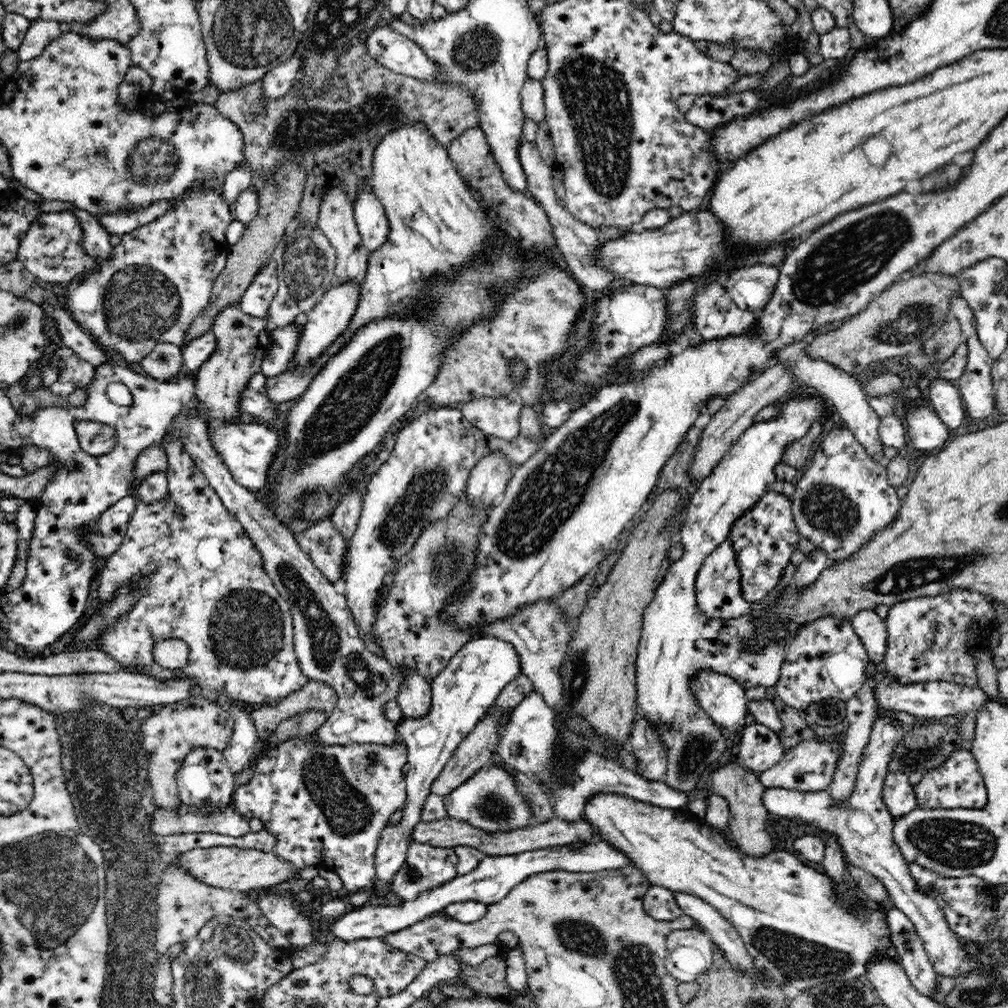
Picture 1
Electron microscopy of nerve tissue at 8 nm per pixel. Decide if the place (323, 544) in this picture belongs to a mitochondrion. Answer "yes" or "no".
yes

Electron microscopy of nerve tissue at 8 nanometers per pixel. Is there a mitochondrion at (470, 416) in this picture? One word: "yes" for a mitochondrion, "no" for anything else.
no

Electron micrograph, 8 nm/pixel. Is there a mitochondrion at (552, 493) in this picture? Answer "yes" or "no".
yes

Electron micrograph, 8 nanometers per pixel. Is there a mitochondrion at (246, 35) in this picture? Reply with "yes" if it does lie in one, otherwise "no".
yes

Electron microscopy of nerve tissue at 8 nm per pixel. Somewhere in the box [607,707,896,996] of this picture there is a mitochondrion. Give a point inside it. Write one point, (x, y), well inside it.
(799, 958)

